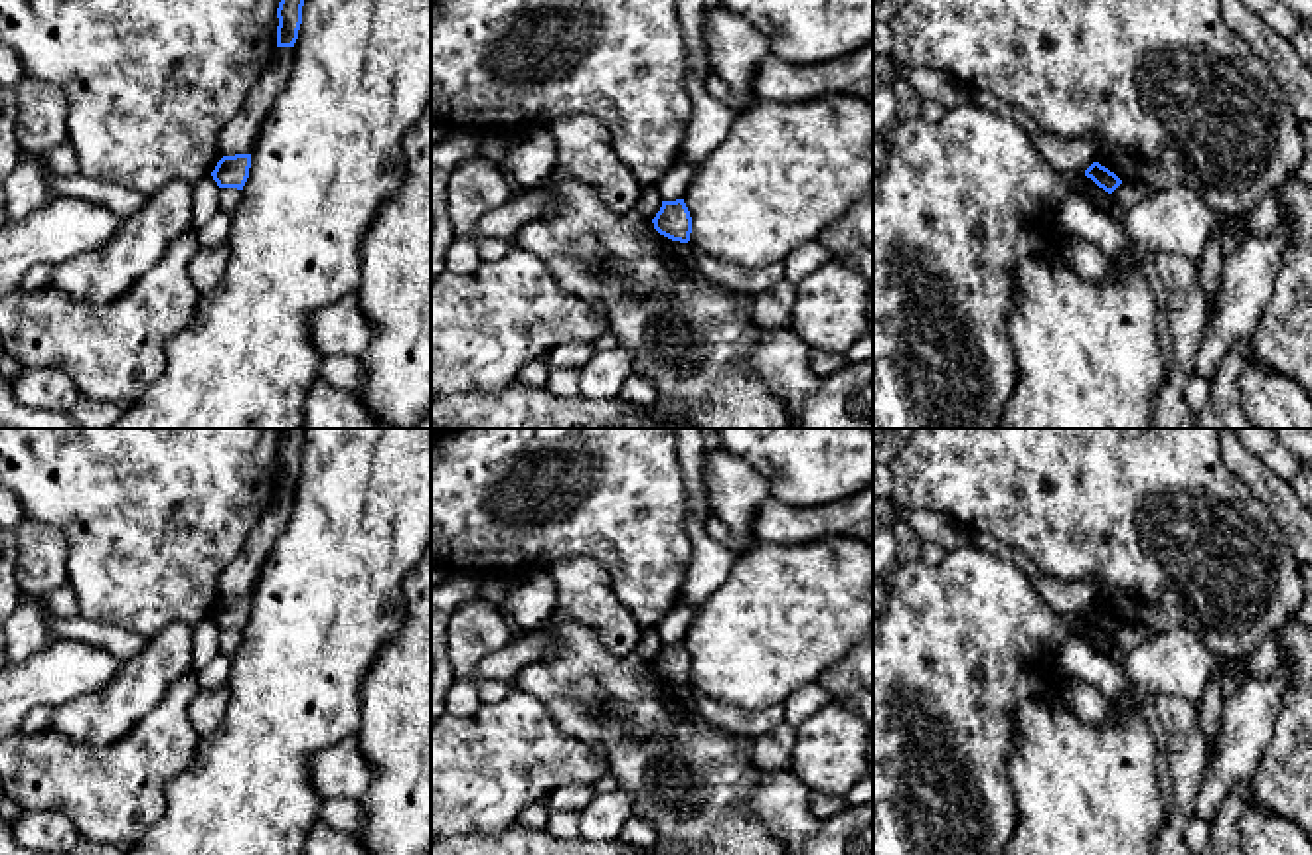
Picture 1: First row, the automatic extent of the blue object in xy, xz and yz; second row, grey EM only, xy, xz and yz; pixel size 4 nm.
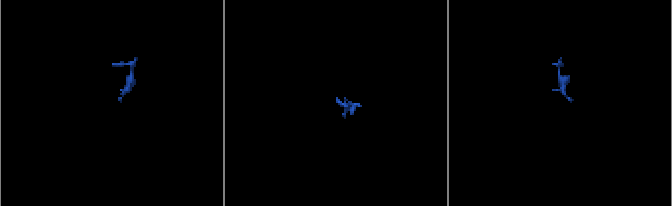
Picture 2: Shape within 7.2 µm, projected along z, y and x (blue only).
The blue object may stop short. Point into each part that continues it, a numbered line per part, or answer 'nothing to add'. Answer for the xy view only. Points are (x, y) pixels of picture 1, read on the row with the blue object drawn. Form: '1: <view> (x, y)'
nothing to add

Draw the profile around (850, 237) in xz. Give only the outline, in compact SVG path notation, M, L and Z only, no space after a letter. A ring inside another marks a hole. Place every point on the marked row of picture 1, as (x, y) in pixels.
M873 192L830 223L818 243L873 286Z

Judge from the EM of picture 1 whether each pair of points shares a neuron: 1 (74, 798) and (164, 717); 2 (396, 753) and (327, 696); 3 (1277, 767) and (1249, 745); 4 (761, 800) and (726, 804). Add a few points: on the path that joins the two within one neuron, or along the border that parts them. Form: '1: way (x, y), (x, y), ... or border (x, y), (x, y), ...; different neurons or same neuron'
1: way (97, 786), (143, 741); same neuron
2: border (366, 678), (360, 690), (360, 727), (354, 733); different neurons
3: border (1279, 711), (1269, 745), (1251, 778); different neurons
4: border (759, 771), (745, 808), (769, 834); different neurons

